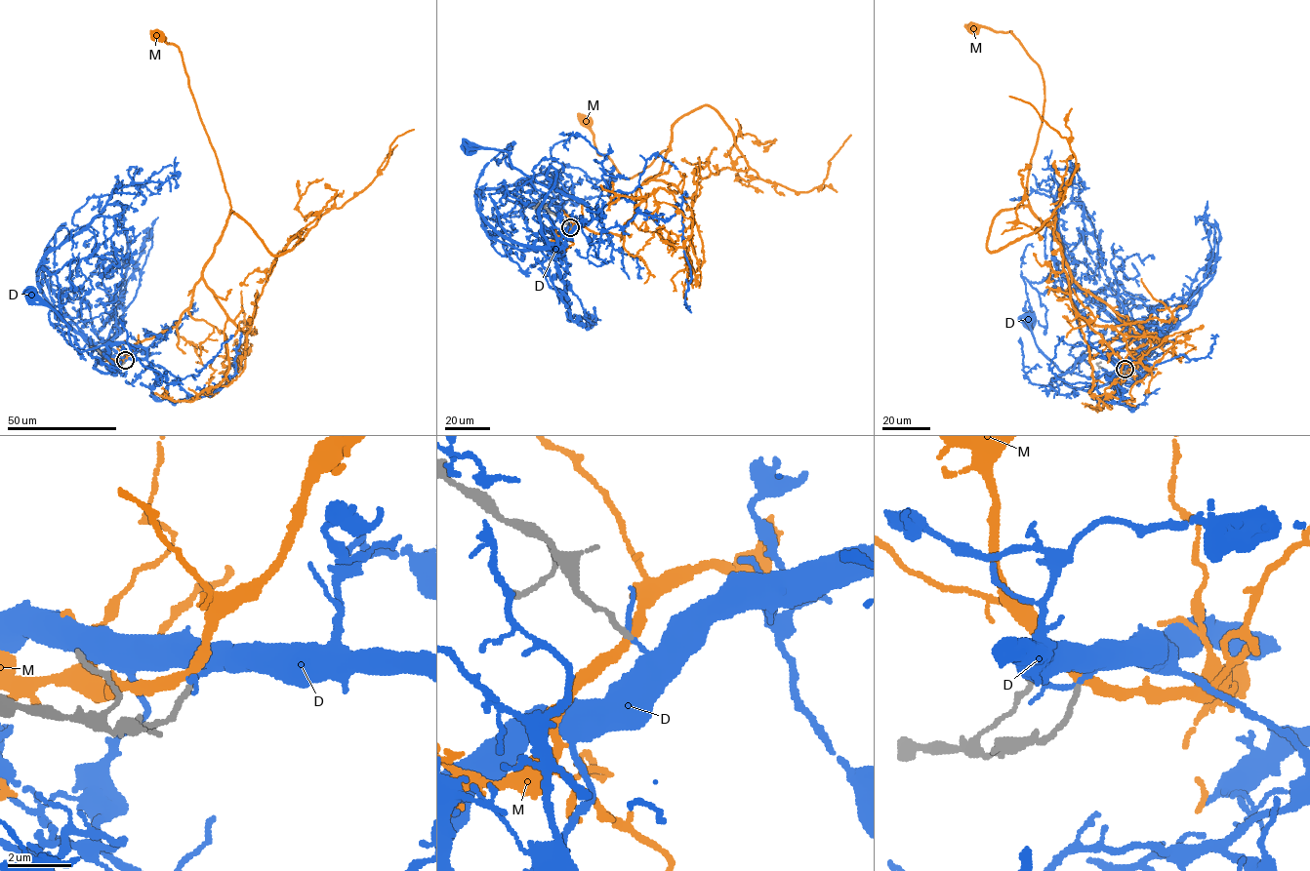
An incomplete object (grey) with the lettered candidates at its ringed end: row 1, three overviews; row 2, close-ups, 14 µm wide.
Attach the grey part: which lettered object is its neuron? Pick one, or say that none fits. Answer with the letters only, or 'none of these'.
M

